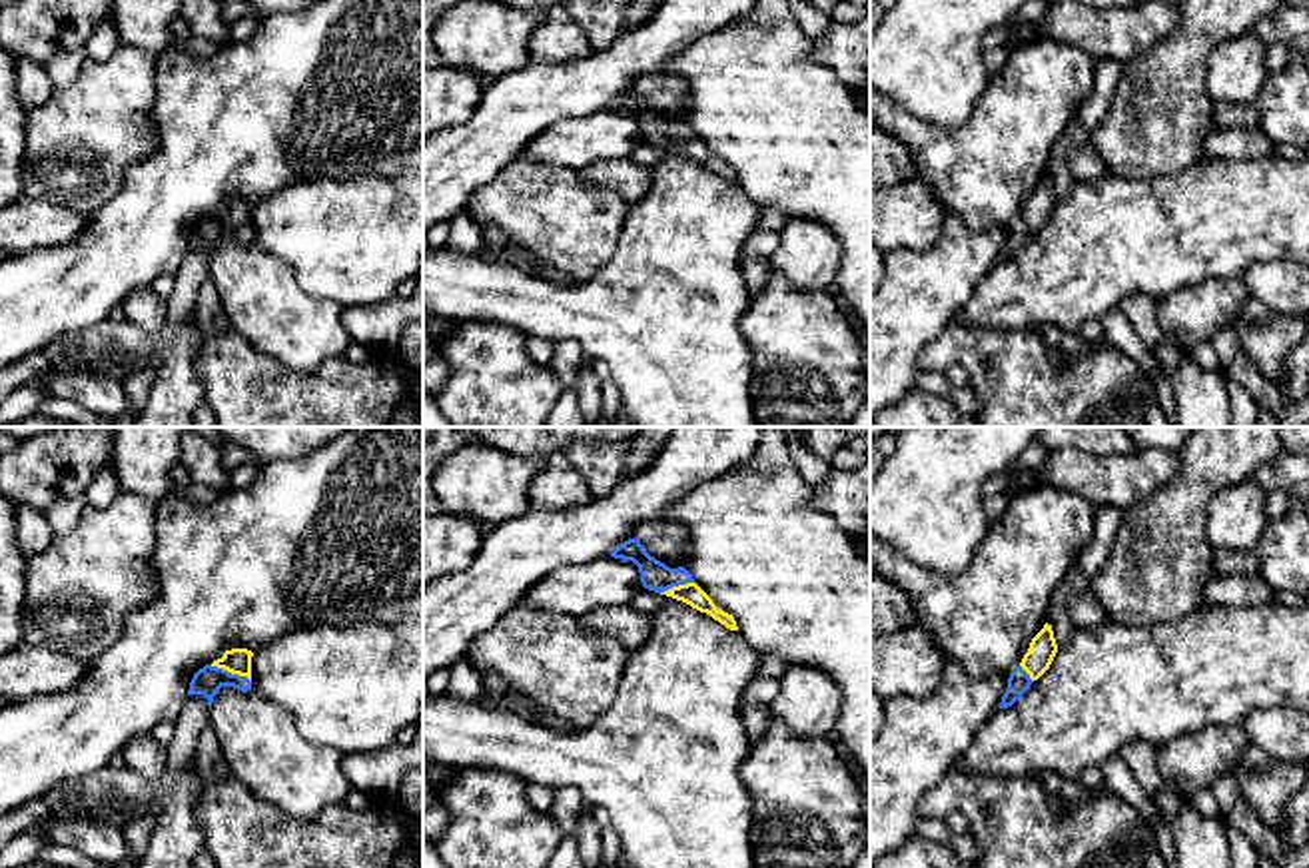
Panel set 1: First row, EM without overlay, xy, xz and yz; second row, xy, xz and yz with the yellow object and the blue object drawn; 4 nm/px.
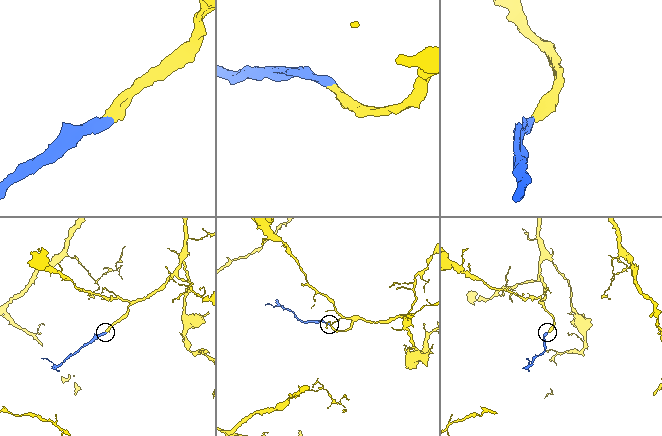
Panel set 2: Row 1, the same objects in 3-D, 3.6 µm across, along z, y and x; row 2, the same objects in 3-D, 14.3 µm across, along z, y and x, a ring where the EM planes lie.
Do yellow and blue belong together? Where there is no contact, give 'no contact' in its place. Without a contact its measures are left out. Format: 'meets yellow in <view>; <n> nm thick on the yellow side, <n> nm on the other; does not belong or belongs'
meets yellow in xy; 110 nm thick on the yellow side, 110 nm on the other; belongs

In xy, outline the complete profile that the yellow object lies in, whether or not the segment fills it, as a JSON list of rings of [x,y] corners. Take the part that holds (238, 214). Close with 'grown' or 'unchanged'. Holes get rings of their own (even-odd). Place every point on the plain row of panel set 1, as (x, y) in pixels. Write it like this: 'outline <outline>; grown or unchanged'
outline [[[247,202],[225,204],[221,212],[194,227],[188,247],[204,247],[212,259],[221,239],[233,239],[243,245],[251,243],[251,210],[253,206]]]; grown

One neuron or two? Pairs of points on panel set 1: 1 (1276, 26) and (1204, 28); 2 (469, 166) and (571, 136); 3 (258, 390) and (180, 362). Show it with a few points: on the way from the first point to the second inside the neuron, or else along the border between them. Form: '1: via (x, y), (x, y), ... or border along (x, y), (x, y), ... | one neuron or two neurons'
1: border along (1258, 20), (1250, 28) | two neurons
2: border along (557, 122), (543, 128), (519, 152) | two neurons
3: border along (206, 336), (196, 362), (202, 402) | two neurons

